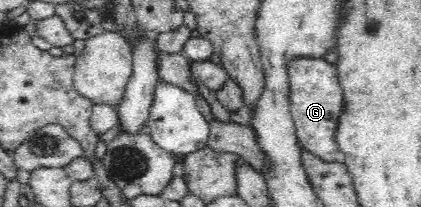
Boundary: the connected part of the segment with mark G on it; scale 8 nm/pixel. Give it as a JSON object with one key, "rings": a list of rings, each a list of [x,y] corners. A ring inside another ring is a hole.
{"rings":[[[294,57],[287,65],[287,74],[290,111],[297,127],[299,143],[312,156],[324,162],[342,162],[341,149],[335,140],[343,105],[343,91],[339,87],[336,66],[326,62],[323,57]]]}

